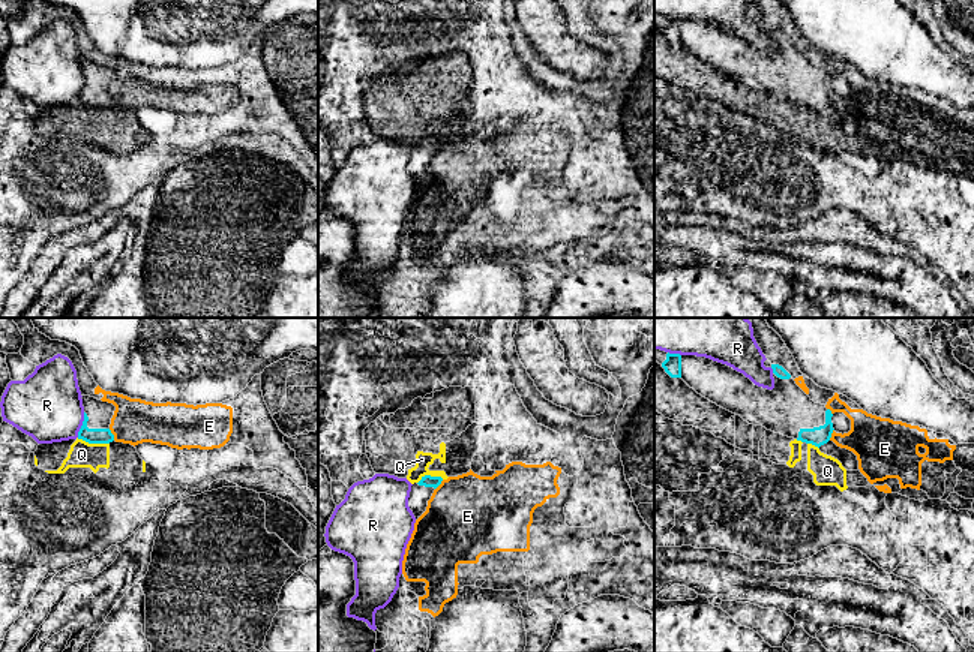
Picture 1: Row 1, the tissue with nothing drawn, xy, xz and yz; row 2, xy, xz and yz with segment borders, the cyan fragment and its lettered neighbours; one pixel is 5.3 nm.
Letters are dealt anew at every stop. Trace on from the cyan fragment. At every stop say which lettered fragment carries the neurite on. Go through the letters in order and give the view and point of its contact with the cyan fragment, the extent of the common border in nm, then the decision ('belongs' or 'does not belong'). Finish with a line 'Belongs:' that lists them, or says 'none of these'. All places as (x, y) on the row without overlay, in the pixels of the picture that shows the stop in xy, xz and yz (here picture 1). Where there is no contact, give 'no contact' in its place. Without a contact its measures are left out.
E: xy (113, 99) | 70 nm | belongs
Q: xy (93, 107) | 180 nm | does not belong
R: xy (83, 89) | 140 nm | does not belong
Belongs: E

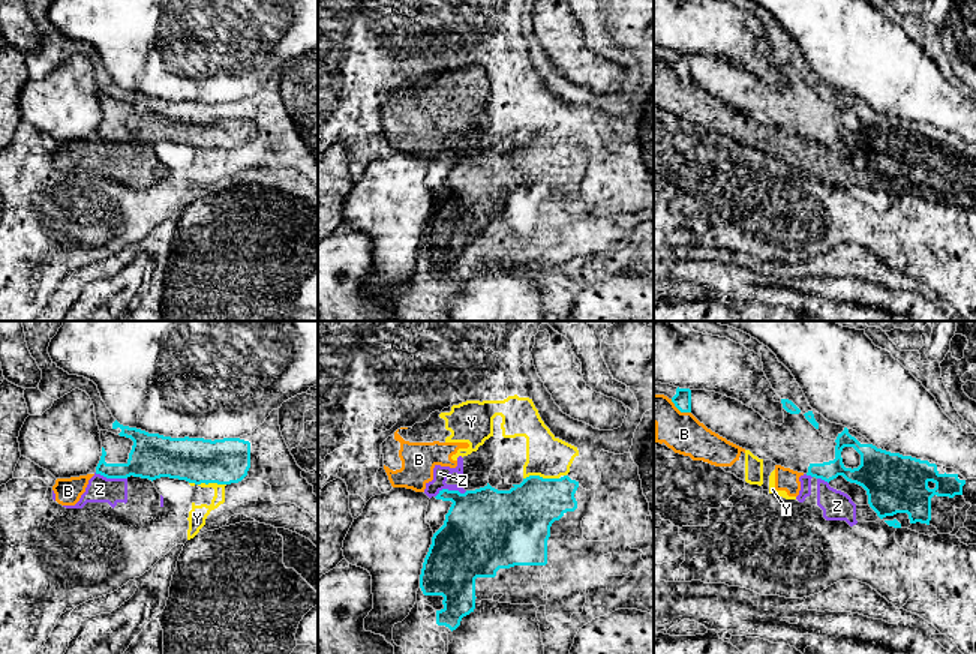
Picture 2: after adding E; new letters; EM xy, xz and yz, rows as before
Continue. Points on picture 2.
B: yz (679, 74) | 130 nm | does not belong
Y: xz (540, 141) | 190 nm | does not belong
Z: xz (450, 155) | 180 nm | does not belong
Belongs: none of these

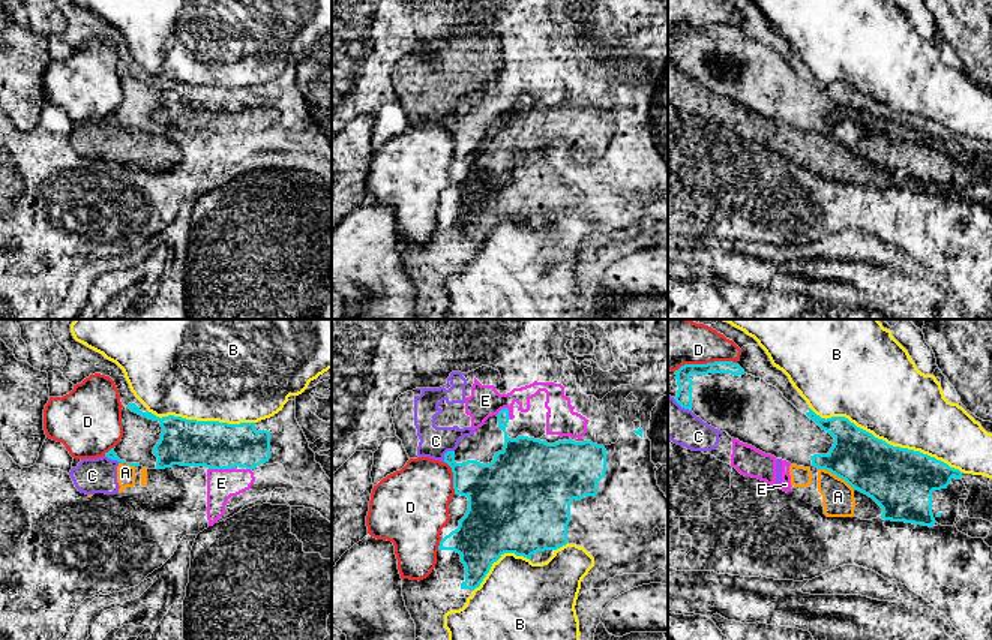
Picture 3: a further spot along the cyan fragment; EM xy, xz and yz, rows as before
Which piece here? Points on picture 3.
A: yz (836, 140) | 240 nm | does not belong
B: yz (886, 107) | 900 nm | does not belong
C: xz (444, 119) | 90 nm | does not belong
D: yz (704, 29) | 340 nm | does not belong
E: xy (221, 132) | 140 nm | does not belong
Belongs: none of these

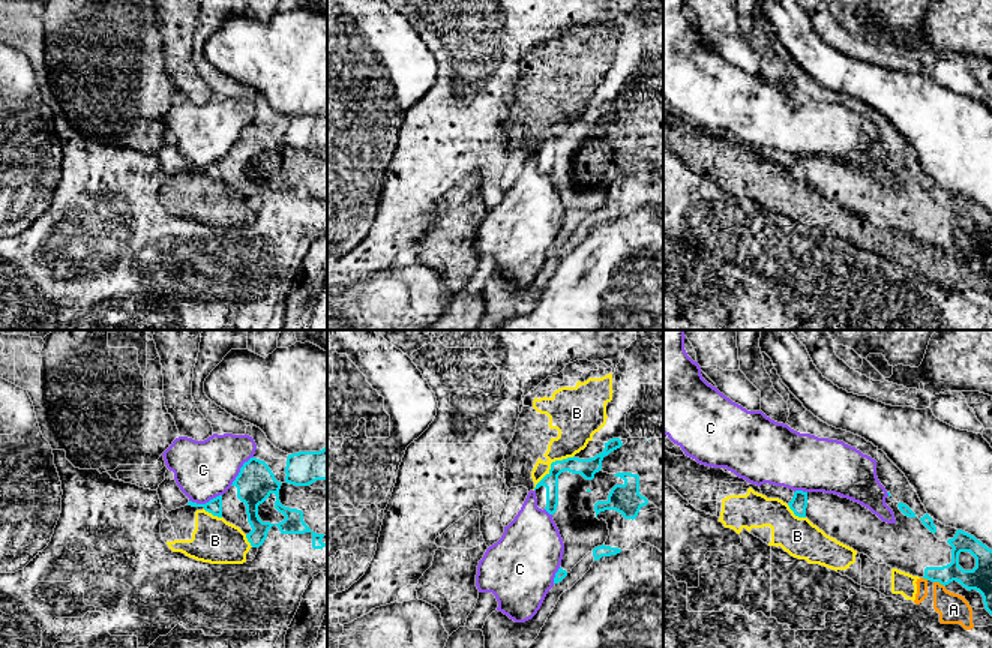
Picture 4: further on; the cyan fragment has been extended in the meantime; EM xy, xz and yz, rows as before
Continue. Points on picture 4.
A: yz (940, 246) | 70 nm | does not belong
B: xz (551, 129) | 300 nm | does not belong
C: xy (206, 167) | 180 nm | does not belong
Belongs: none of these

